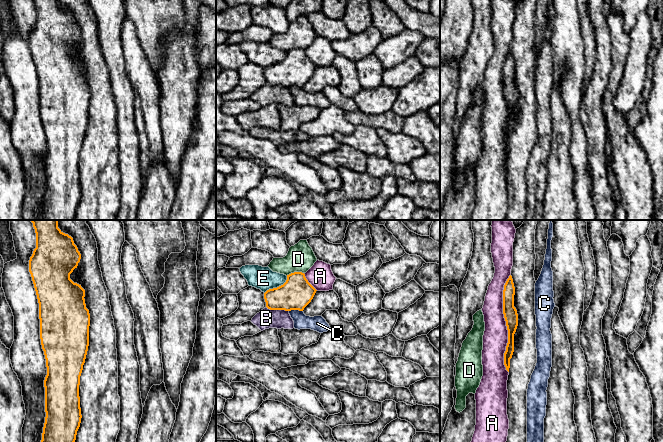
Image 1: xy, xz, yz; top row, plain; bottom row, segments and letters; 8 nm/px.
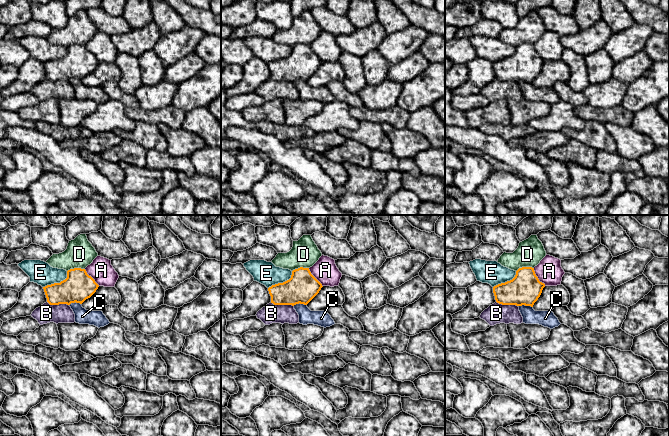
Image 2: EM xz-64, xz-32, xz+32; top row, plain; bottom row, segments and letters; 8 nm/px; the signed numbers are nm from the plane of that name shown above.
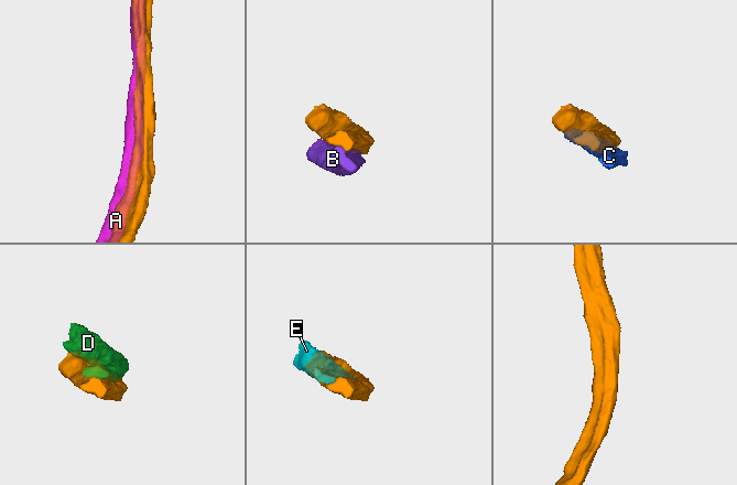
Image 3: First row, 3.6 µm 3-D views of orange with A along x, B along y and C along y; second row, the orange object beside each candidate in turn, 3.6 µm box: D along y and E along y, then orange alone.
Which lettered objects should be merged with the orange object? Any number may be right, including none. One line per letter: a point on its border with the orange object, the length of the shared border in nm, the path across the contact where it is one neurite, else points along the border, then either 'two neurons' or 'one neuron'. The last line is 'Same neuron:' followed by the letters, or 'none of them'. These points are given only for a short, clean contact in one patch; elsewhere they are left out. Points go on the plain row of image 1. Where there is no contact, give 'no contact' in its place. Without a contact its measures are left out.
A: contact yz (506, 99); length 800 nm; two neurons
B: contact xz (277, 85); length 190 nm; two neurons
C: contact xz (295, 85); length 110 nm; two neurons
D: contact xz (294, 48); length 150 nm; two neurons
E: contact xz (277, 63); length 240 nm; two neurons
Same neuron: none of them

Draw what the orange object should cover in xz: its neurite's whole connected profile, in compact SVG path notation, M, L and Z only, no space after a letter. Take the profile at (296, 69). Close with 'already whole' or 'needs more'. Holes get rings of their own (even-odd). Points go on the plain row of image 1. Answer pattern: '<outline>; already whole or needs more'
M294 48L287 51L283 61L267 66L264 69L264 75L266 83L270 86L303 87L316 67L304 49Z; already whole

